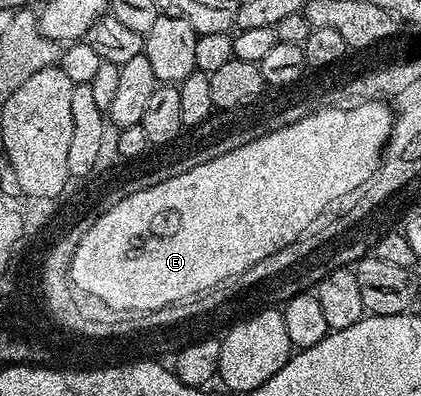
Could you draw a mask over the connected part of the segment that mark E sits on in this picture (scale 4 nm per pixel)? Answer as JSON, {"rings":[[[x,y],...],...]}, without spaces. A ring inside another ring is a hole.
{"rings":[[[366,100],[353,108],[320,106],[290,126],[274,130],[257,140],[246,142],[246,146],[238,146],[218,158],[210,158],[210,162],[202,162],[202,166],[194,166],[194,170],[186,170],[186,174],[177,174],[174,178],[168,178],[156,186],[150,186],[149,189],[130,194],[110,210],[97,215],[93,224],[84,233],[81,242],[78,243],[77,265],[73,267],[77,281],[89,290],[101,292],[102,298],[108,299],[108,304],[116,304],[118,308],[121,308],[121,306],[164,304],[166,297],[181,296],[186,290],[207,288],[209,282],[215,280],[238,277],[241,272],[250,270],[255,263],[262,262],[268,255],[300,240],[309,231],[307,228],[311,224],[315,225],[328,211],[329,204],[335,204],[339,196],[350,194],[350,190],[362,186],[376,173],[376,167],[380,165],[384,154],[384,145],[388,143],[392,133],[393,119],[393,109],[382,100]]]}

